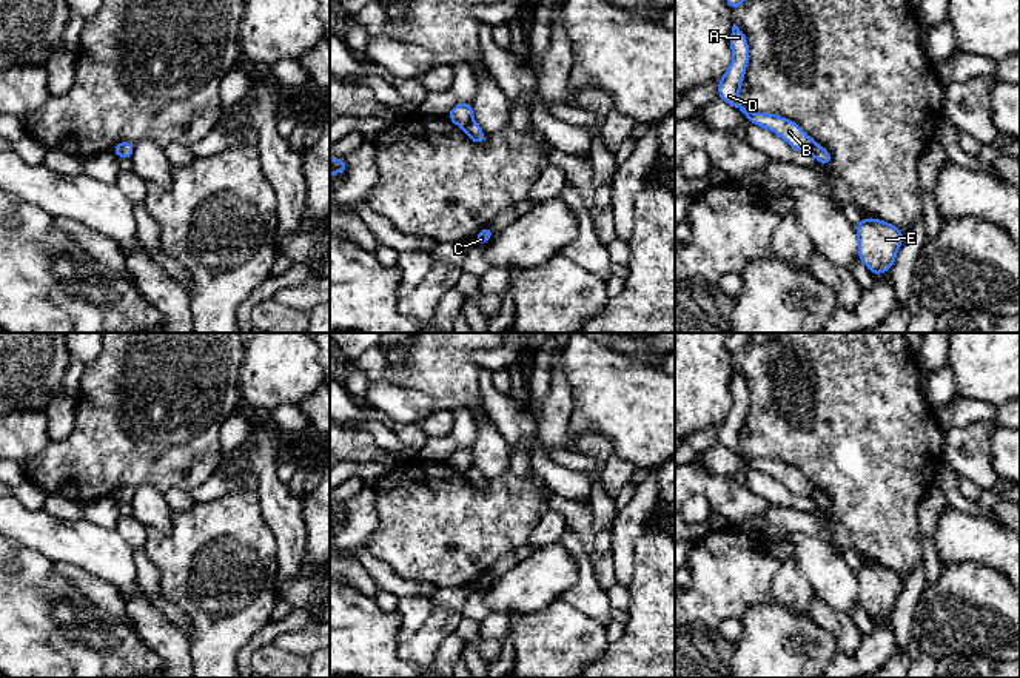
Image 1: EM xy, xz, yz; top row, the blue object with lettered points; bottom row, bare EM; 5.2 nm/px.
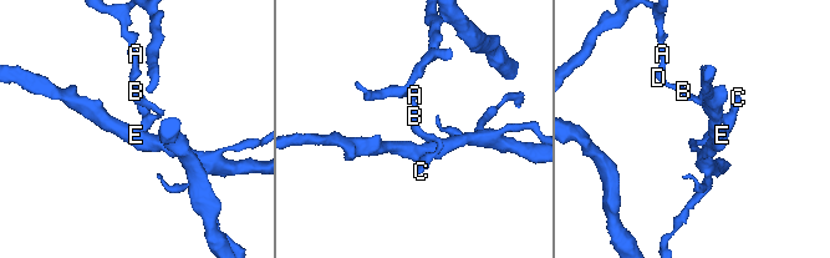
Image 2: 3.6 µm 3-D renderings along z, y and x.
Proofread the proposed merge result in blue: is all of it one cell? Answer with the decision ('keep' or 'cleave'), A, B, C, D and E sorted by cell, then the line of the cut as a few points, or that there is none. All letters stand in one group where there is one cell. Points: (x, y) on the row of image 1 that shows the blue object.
cleave | A B D / C E | xz (472, 120), (463, 128)

